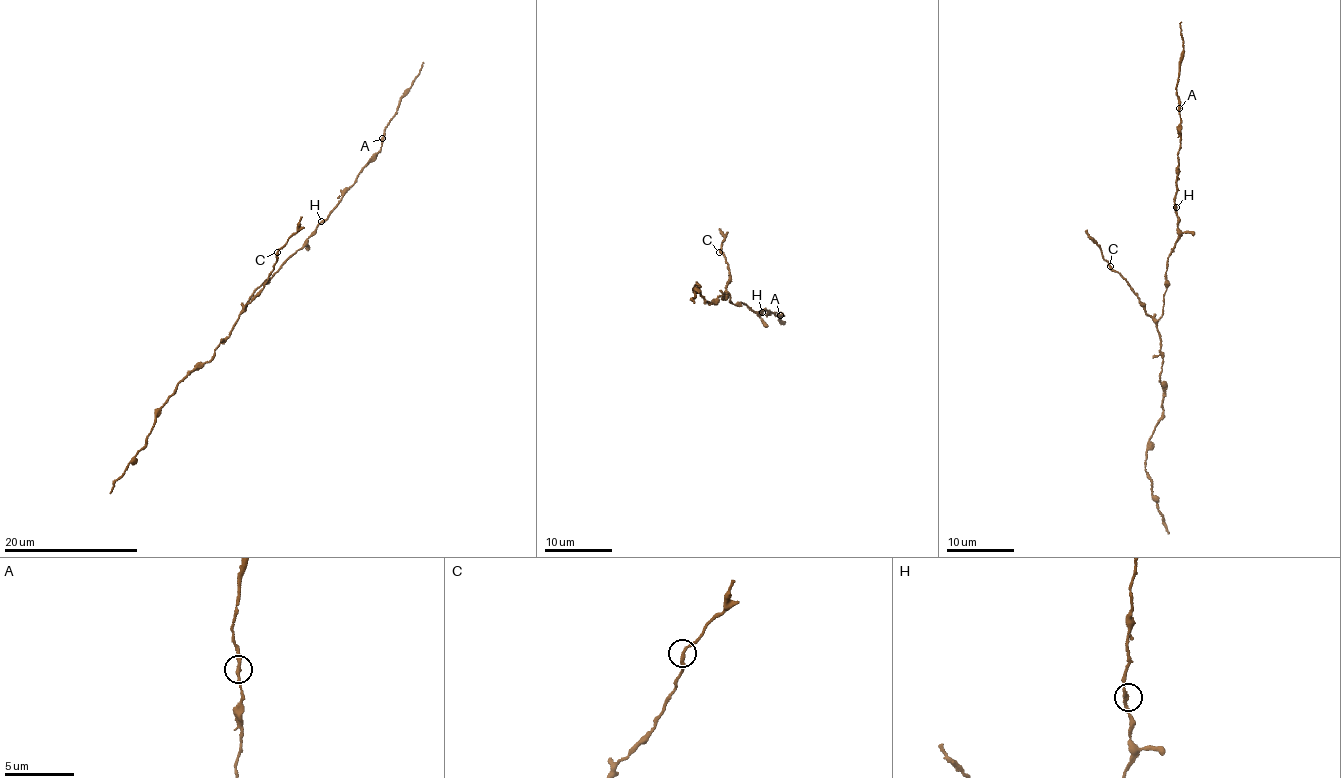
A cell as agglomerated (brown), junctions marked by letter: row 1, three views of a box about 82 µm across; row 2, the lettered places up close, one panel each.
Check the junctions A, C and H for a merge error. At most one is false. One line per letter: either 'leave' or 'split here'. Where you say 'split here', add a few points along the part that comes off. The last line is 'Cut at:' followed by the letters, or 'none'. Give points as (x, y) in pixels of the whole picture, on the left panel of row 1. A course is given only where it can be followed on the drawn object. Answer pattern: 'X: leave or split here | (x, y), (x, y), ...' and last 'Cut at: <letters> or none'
A: leave
C: leave
H: leave
Cut at: none

